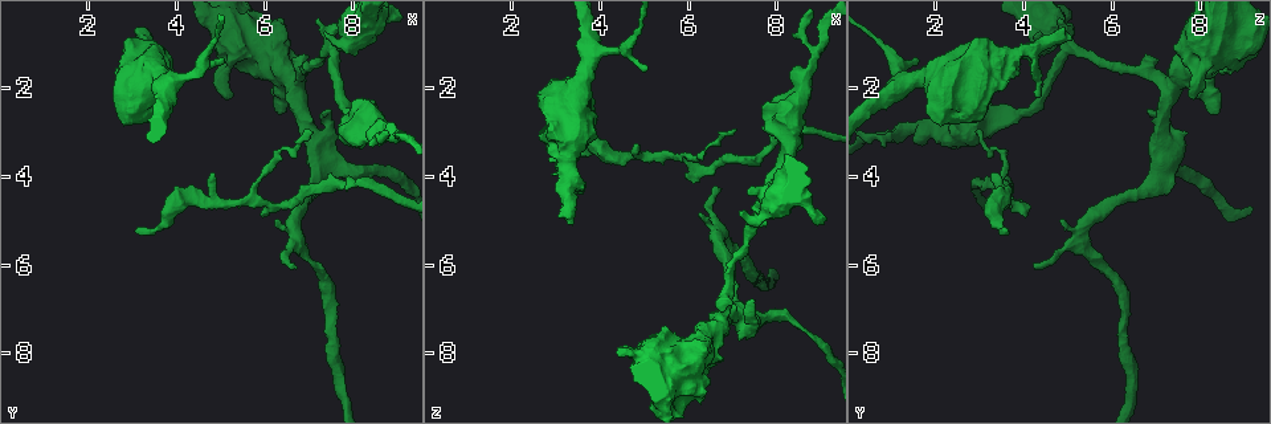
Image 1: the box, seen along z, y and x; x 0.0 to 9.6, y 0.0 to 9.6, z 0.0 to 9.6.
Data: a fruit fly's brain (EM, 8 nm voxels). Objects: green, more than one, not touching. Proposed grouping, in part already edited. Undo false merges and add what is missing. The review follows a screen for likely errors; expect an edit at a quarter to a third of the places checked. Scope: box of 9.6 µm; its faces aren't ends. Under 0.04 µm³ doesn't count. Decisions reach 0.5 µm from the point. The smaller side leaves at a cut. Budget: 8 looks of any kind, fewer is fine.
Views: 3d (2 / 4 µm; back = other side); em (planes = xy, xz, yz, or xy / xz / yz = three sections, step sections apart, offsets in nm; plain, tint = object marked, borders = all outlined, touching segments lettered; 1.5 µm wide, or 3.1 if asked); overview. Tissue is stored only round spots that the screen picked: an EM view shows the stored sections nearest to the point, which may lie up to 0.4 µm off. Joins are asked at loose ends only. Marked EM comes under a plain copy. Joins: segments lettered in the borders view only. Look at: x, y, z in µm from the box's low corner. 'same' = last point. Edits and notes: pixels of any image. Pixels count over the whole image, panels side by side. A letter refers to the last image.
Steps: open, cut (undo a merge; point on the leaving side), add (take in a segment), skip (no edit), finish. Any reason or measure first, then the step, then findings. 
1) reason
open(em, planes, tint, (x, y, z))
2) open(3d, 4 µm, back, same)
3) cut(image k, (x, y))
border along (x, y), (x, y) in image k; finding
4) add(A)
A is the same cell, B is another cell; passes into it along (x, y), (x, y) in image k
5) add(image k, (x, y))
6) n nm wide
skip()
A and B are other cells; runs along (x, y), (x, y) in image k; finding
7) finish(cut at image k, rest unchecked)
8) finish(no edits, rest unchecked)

sudden change in width
open(em, xz, step 4, tint, (8.80, 3.80, 7.55))

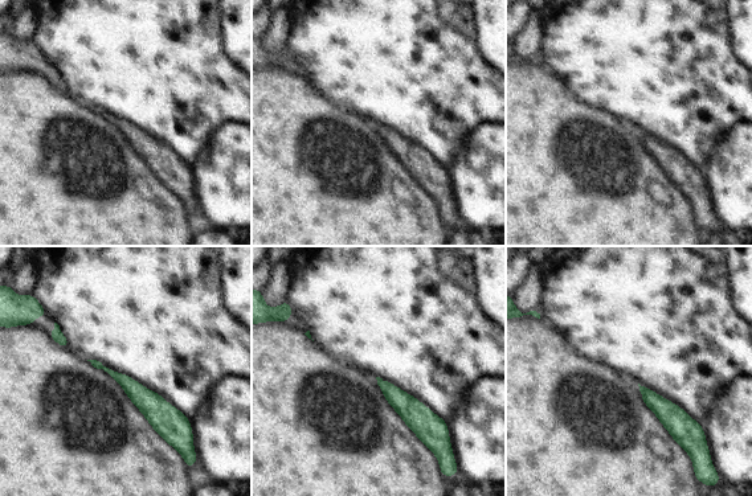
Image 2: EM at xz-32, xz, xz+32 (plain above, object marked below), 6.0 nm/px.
open(em, yz, step 4, tint, same)

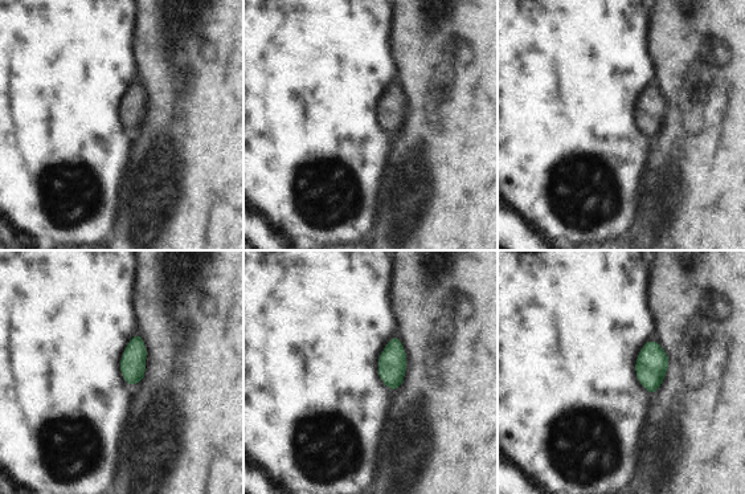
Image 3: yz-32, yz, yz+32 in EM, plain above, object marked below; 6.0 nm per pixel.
see the neighbours
open(em, yz, step 4, borders, same)

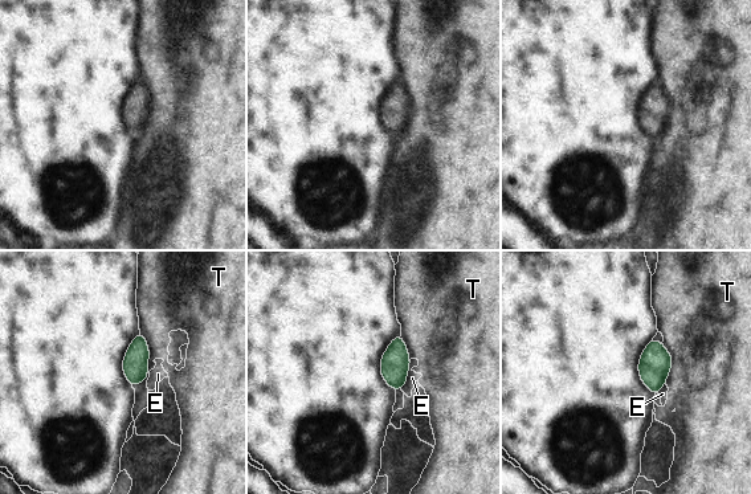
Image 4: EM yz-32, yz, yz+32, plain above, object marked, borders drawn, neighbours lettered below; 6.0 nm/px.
20 nm wide
skip()
E and T are other cells; border along (661, 343), (672, 358), (666, 383) in image 4; one cell here

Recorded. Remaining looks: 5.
free end
open(em, xy, step 4, borders, (8.00, 3.30, 2.85))

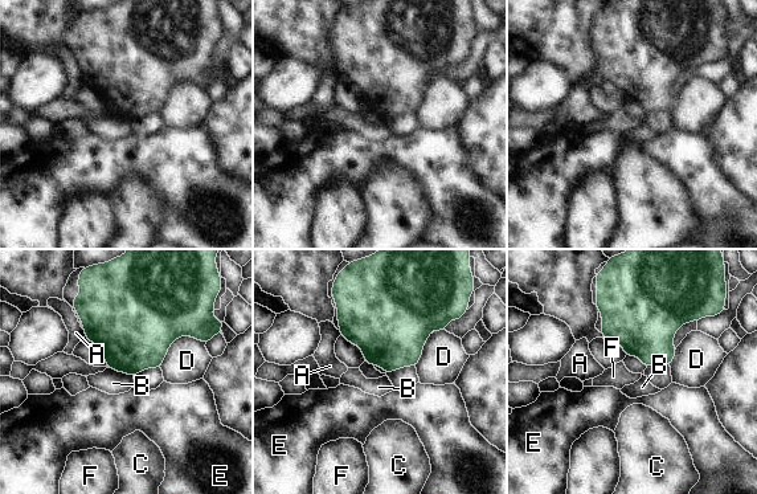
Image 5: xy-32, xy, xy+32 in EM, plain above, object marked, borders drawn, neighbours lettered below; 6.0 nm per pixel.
skip()
A, B, C, D, E and F are other cells; border along (107, 367), (133, 376) in image 5; none of them fits

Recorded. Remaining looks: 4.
an open end
open(em, planes, tint, (4.80, 3.90, 3.30))

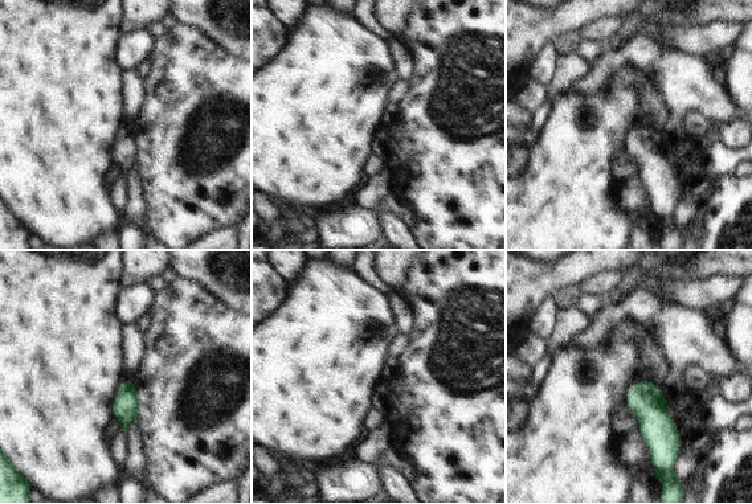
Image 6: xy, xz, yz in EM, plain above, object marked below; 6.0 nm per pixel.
open(em, planes, borders, same)

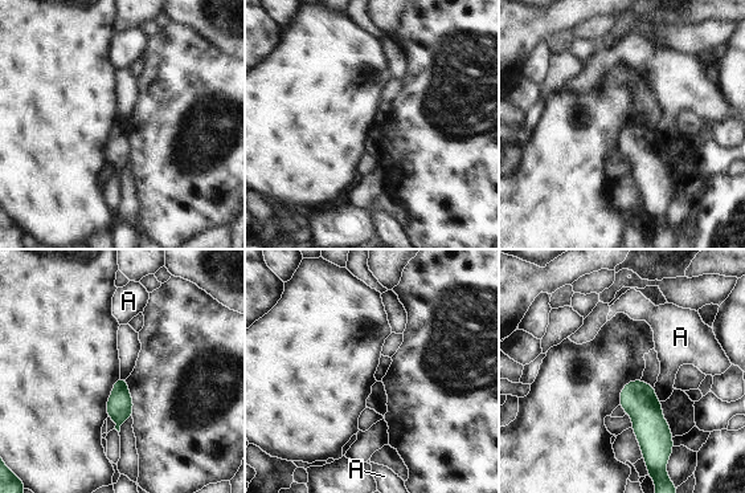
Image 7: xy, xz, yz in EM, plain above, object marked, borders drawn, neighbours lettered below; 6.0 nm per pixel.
skip()
A is another cell; border along (654, 386), (654, 394), (660, 400) in image 7; no lettered segment goes on from it

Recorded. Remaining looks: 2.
finish(no edits, rest unchecked)

